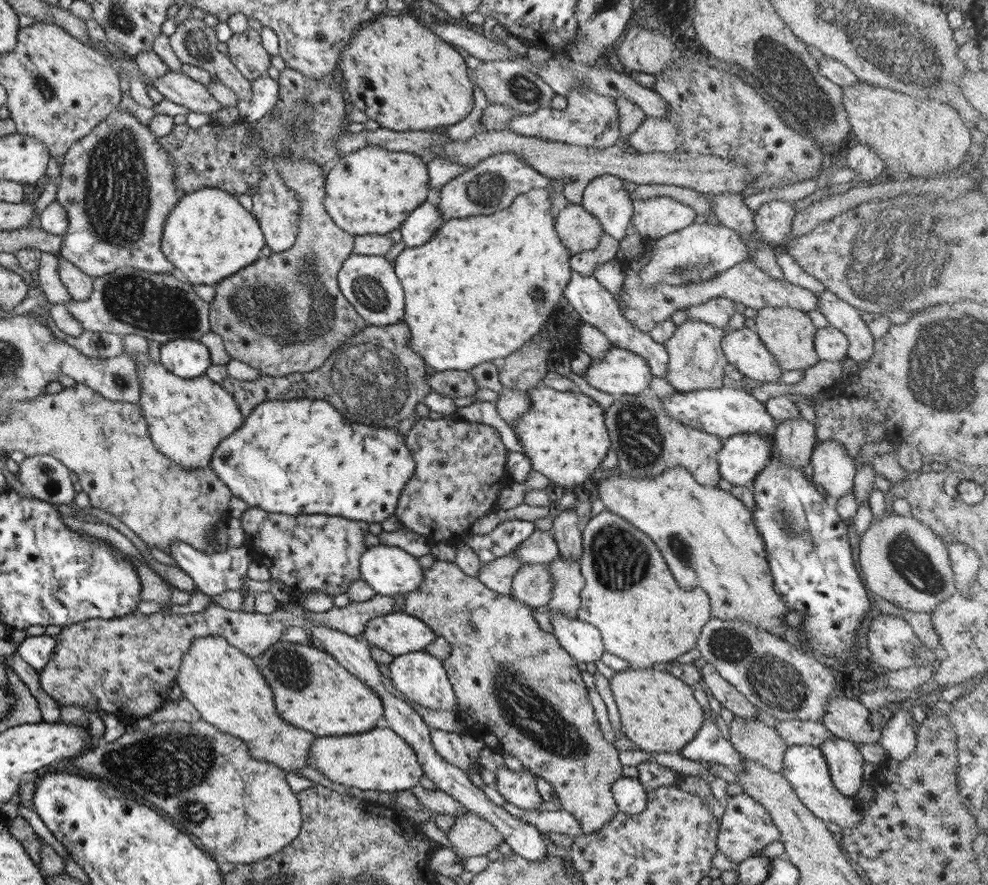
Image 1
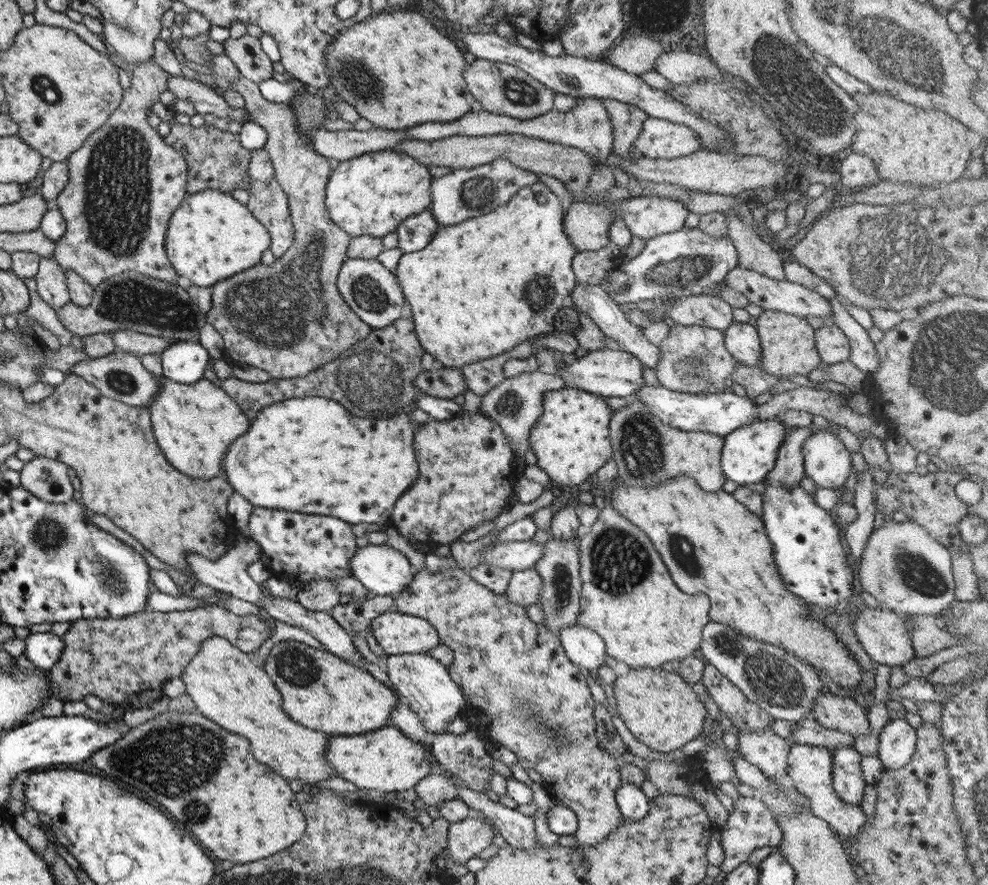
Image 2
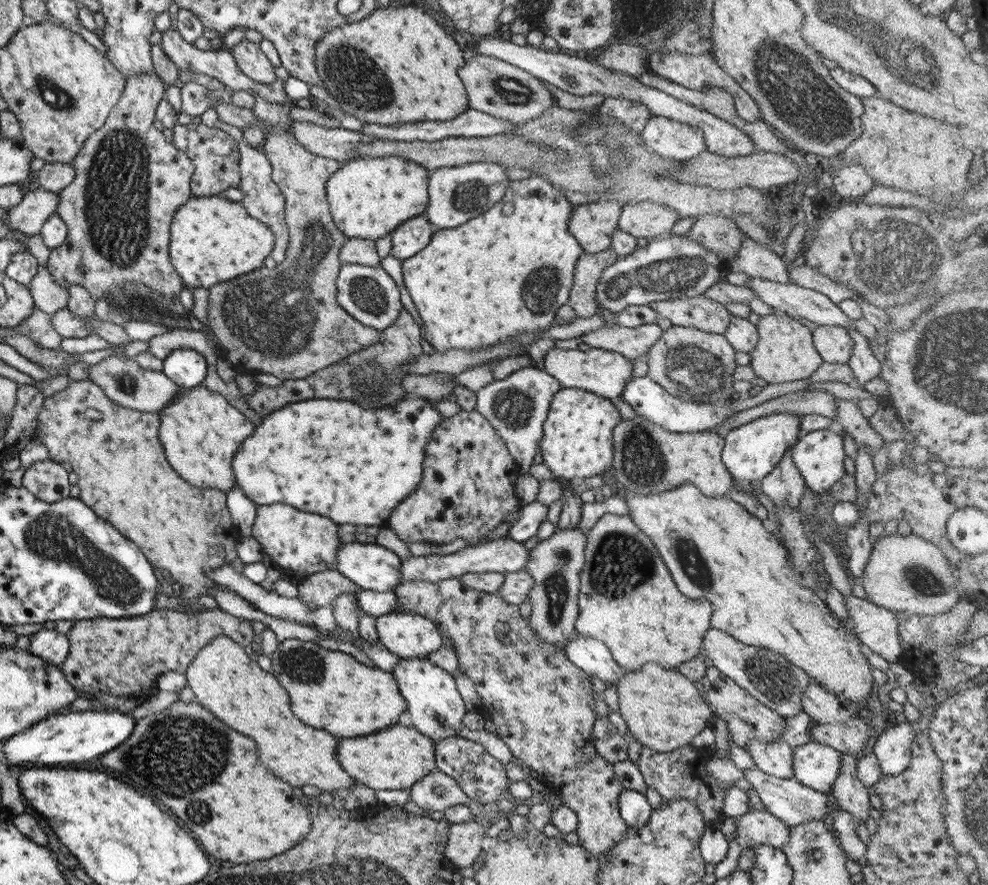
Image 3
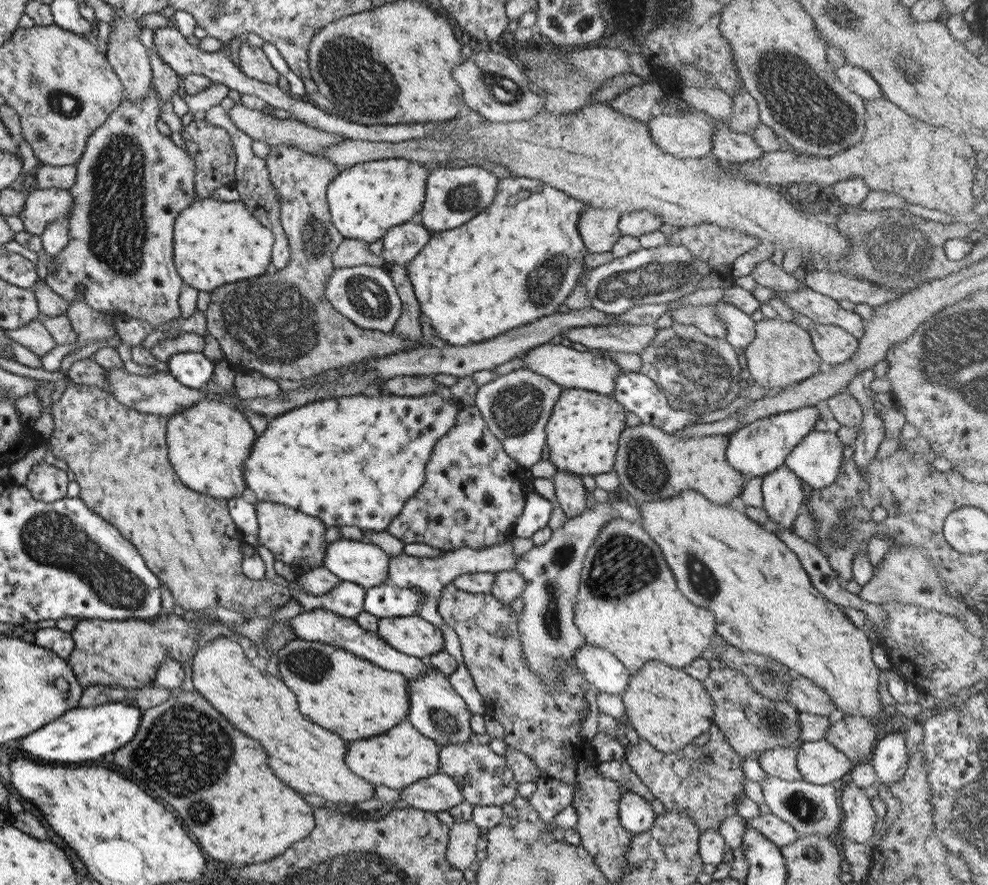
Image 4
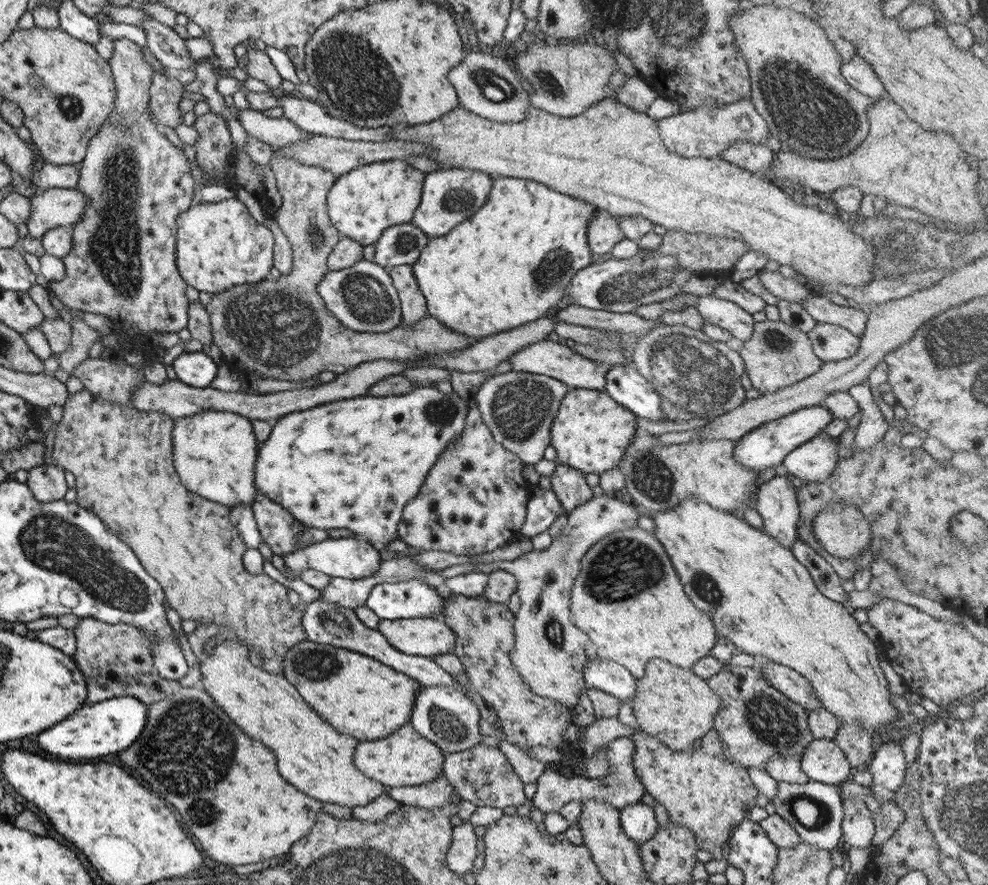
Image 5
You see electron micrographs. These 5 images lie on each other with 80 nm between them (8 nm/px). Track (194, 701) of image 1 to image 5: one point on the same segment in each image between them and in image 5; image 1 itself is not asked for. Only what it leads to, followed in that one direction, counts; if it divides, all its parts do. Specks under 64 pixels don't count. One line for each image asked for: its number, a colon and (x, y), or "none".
2: (226, 687)
3: (223, 679)
4: (309, 759)
5: (317, 759)

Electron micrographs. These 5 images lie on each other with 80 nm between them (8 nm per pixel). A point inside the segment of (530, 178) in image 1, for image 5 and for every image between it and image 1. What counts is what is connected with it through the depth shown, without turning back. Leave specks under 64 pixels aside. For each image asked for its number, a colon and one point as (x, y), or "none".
2: (462, 193)
3: (455, 194)
4: (453, 195)
5: (448, 196)

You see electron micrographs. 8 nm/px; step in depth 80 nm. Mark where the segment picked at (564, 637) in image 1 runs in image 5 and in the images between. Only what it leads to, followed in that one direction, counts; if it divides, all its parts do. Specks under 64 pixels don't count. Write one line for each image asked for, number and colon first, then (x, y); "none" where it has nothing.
2: (583, 647)
3: (590, 655)
4: (600, 668)
5: (606, 675)

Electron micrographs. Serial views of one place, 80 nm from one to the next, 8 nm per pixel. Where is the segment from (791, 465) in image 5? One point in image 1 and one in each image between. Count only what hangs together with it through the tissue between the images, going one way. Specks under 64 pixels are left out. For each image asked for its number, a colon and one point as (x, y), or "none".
1: (833, 469)
2: (826, 462)
3: (818, 456)
4: (815, 459)

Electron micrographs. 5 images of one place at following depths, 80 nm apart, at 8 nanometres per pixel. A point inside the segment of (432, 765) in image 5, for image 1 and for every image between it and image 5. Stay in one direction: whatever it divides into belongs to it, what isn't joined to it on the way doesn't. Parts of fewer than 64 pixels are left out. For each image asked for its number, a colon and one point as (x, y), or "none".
1: (377, 759)
2: (386, 760)
3: (394, 758)
4: (401, 755)

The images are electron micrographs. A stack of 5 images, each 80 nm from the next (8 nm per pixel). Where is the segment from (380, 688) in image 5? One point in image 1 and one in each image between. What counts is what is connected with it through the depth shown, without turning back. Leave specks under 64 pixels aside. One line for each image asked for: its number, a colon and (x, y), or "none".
1: (311, 690)
2: (318, 690)
3: (327, 689)
4: (341, 692)

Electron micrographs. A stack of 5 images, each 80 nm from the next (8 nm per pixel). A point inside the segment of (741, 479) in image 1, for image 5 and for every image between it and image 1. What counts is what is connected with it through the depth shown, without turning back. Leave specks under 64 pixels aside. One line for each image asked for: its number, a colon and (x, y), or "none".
2: (748, 453)
3: (750, 451)
4: (759, 447)
5: (766, 445)

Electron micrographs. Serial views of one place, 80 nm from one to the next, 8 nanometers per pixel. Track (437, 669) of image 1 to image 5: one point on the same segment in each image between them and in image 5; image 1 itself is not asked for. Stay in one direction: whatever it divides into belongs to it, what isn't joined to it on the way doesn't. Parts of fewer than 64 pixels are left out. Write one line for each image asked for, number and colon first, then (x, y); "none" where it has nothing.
2: (422, 682)
3: (435, 708)
4: (435, 710)
5: (441, 714)

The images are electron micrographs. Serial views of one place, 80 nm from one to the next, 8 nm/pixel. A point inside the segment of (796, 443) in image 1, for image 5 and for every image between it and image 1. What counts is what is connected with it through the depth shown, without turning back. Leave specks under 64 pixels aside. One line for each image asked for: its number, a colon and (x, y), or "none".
2: (788, 470)
3: (784, 486)
4: (782, 497)
5: (776, 504)

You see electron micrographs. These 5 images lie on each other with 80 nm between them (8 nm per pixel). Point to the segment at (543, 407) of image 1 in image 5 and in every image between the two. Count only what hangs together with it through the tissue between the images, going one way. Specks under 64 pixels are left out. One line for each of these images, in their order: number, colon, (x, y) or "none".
2: (570, 440)
3: (576, 443)
4: (582, 431)
5: (590, 431)

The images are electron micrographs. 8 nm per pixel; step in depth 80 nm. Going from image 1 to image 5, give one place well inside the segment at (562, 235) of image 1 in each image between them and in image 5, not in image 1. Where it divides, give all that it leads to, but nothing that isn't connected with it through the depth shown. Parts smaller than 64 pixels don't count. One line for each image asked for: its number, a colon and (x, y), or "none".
2: (585, 225)
3: (591, 224)
4: (597, 227)
5: (602, 232)

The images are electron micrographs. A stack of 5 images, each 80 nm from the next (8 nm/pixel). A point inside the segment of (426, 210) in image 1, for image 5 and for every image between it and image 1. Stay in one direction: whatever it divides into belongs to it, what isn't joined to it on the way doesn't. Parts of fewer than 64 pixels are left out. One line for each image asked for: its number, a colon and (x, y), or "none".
2: (413, 233)
3: (409, 237)
4: (401, 243)
5: (401, 244)

